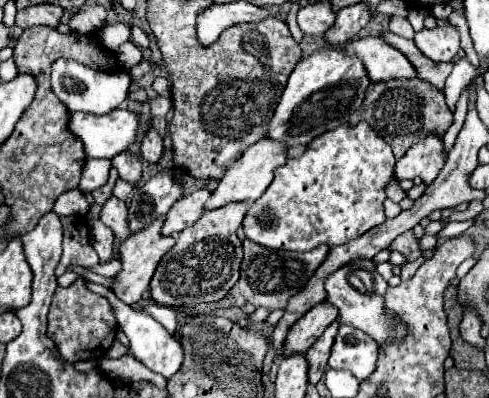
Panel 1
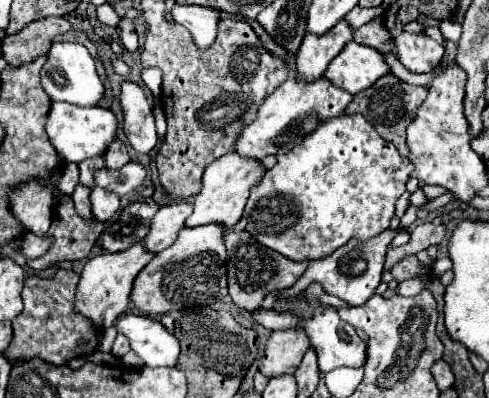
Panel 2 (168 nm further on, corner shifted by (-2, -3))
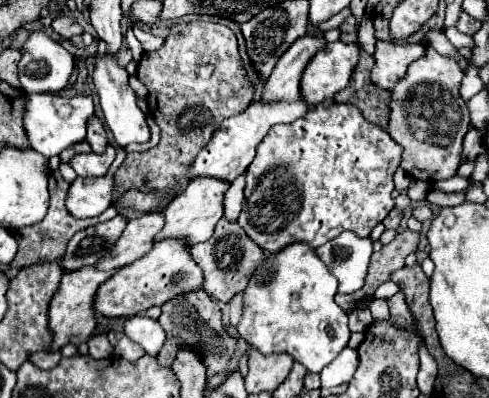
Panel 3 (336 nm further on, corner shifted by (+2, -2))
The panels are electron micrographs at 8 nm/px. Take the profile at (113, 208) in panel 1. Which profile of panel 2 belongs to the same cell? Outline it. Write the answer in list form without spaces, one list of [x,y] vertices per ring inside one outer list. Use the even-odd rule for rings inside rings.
[[[96,185],[90,191],[90,205],[92,205],[92,215],[98,221],[110,221],[120,207],[120,197],[116,193],[106,191],[104,187]]]

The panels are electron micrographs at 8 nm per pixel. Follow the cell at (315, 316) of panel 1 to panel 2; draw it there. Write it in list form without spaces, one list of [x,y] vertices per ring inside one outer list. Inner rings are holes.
[[[286,329],[286,331],[272,331],[266,349],[260,357],[260,373],[268,379],[294,373],[300,365],[304,353],[308,351],[308,337],[302,331]]]

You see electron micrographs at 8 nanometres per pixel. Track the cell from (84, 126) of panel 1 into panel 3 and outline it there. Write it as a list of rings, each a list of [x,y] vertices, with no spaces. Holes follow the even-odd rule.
[[[30,94],[24,114],[24,128],[32,148],[46,158],[58,156],[62,150],[86,140],[88,120],[94,116],[92,96],[60,96],[60,94]]]

